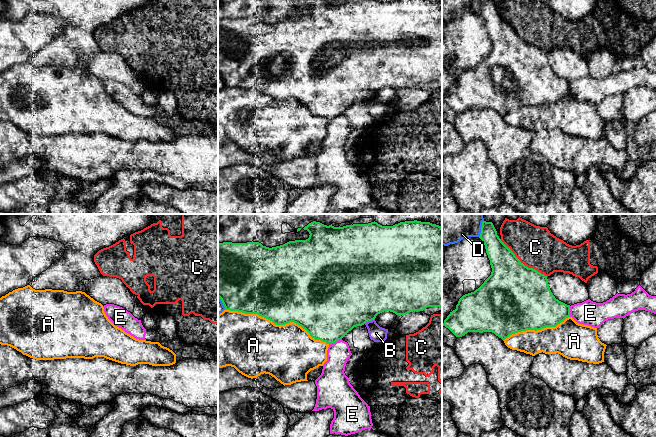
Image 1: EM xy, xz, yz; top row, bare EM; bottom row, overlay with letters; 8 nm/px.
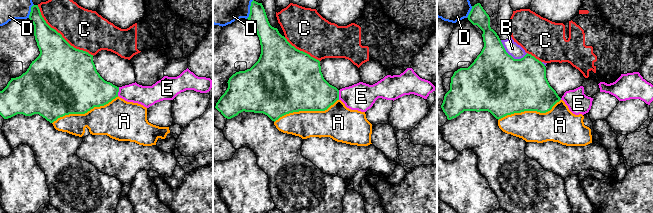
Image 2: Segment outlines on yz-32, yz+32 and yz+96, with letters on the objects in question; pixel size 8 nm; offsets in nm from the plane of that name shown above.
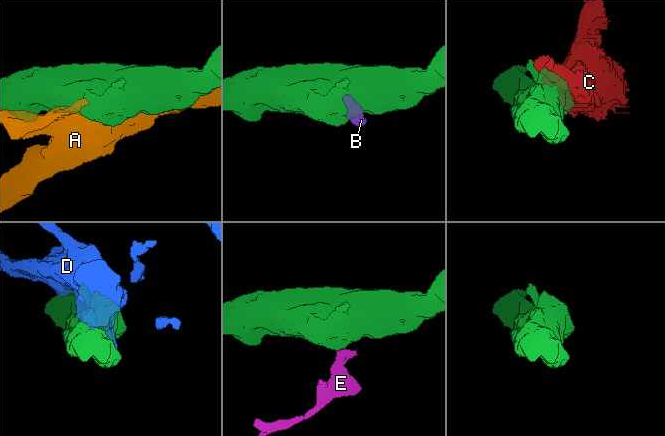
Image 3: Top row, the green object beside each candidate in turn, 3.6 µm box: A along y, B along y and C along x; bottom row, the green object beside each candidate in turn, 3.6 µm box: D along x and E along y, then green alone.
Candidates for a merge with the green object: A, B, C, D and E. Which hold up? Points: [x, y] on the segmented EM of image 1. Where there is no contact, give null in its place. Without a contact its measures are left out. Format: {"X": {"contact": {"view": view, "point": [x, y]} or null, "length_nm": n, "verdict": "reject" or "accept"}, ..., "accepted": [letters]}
{"A": {"contact": {"view": "xz", "point": [277, 324]}, "length_nm": 900, "verdict": "reject"}, "B": {"contact": {"view": "xz", "point": [369, 320]}, "length_nm": 90, "verdict": "reject"}, "C": {"contact": {"view": "yz", "point": [522, 263]}, "length_nm": 480, "verdict": "reject"}, "D": {"contact": {"view": "yz", "point": [481, 228]}, "length_nm": 140, "verdict": "reject"}, "E": {"contact": {"view": "xz", "point": [335, 341]}, "length_nm": 120, "verdict": "reject"}, "accepted": []}

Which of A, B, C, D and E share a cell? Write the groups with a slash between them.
A / B / C / D E

